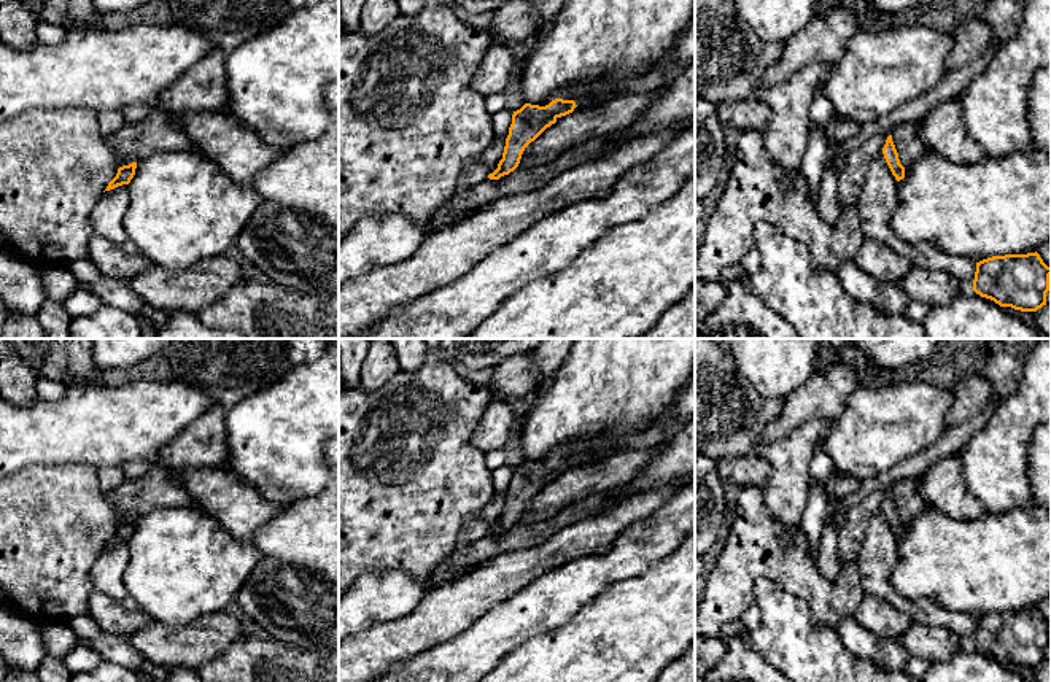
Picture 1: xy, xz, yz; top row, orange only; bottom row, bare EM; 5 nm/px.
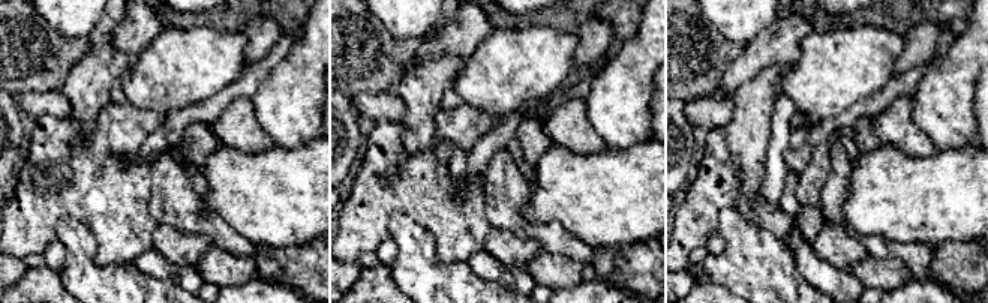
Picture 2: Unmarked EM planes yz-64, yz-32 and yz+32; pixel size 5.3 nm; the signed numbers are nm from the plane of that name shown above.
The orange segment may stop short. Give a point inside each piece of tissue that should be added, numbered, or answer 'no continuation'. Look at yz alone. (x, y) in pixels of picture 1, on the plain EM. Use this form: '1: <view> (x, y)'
no continuation

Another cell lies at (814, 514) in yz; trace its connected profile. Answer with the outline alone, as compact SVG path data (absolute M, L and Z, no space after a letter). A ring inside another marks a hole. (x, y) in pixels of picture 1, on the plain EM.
M819 445L812 455L808 502L800 521L806 534L806 552L809 556L819 555L822 526L830 510L822 488L833 471L835 464L832 458Z

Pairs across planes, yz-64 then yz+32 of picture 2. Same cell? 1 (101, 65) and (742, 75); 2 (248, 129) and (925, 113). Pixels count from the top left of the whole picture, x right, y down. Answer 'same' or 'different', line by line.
1: different
2: different

